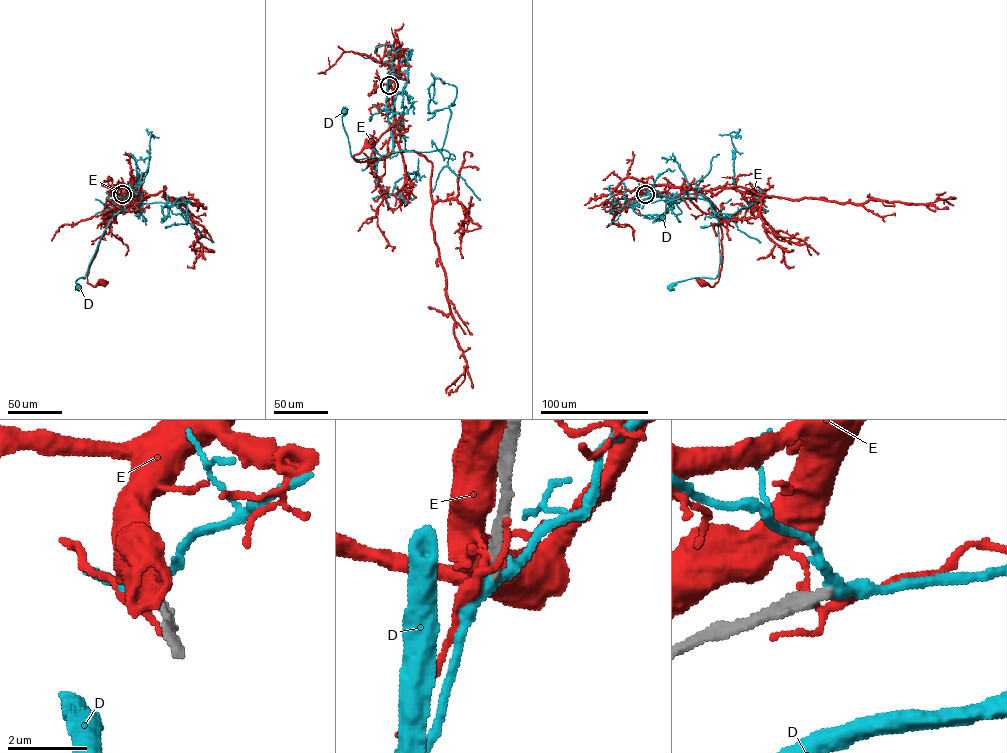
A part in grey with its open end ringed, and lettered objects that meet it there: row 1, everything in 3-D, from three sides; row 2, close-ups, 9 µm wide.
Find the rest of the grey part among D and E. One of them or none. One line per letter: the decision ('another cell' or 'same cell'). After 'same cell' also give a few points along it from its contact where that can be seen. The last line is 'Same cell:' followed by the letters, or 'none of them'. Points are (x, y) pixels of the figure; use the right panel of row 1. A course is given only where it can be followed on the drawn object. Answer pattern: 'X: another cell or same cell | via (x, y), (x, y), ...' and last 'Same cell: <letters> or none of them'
D: another cell
E: another cell
Same cell: none of them

